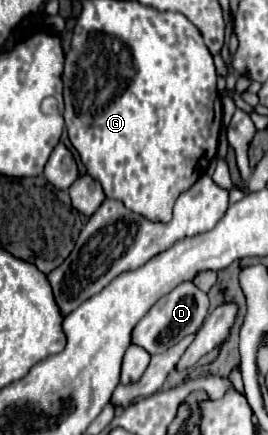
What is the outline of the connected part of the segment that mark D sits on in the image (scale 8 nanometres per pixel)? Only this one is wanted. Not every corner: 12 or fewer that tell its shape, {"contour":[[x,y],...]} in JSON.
{"contour":[[182,282],[132,332],[158,354],[196,334],[208,294]]}

